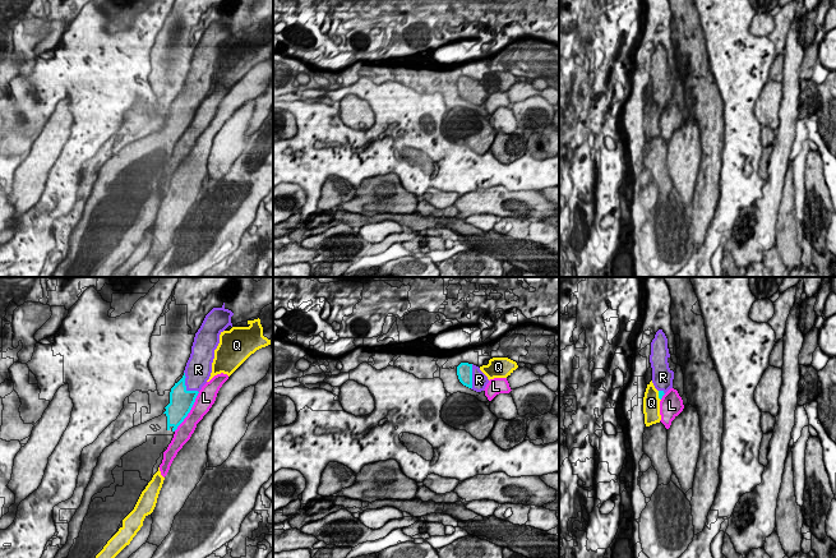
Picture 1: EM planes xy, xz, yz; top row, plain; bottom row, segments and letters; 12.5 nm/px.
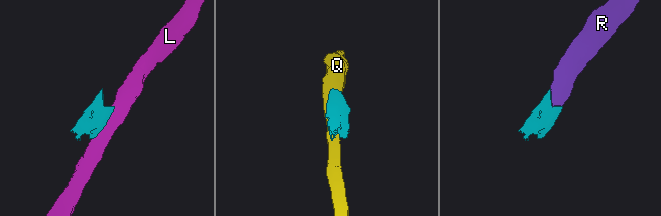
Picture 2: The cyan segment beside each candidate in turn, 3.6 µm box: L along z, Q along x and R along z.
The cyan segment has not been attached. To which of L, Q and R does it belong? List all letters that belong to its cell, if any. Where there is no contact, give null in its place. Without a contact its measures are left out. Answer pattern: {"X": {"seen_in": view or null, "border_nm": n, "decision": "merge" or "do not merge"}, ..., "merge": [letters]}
{"L": {"seen_in": "xy", "border_nm": 600, "decision": "do not merge"}, "Q": {"seen_in": "yz", "border_nm": 130, "decision": "do not merge"}, "R": {"seen_in": "xy", "border_nm": 320, "decision": "merge"}, "merge": ["R"]}

